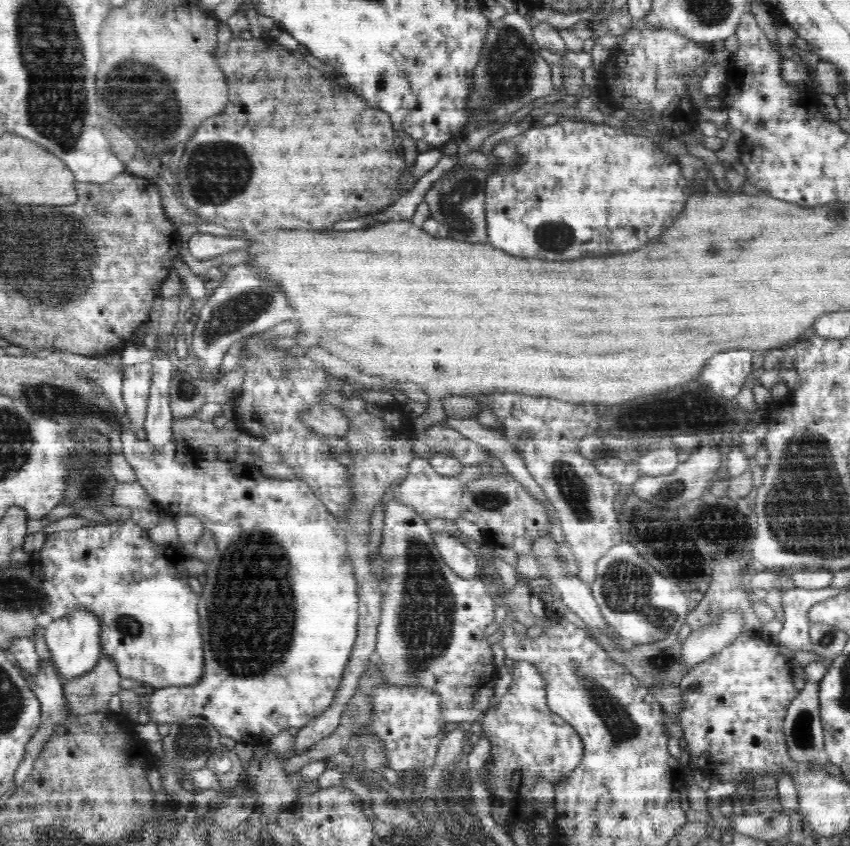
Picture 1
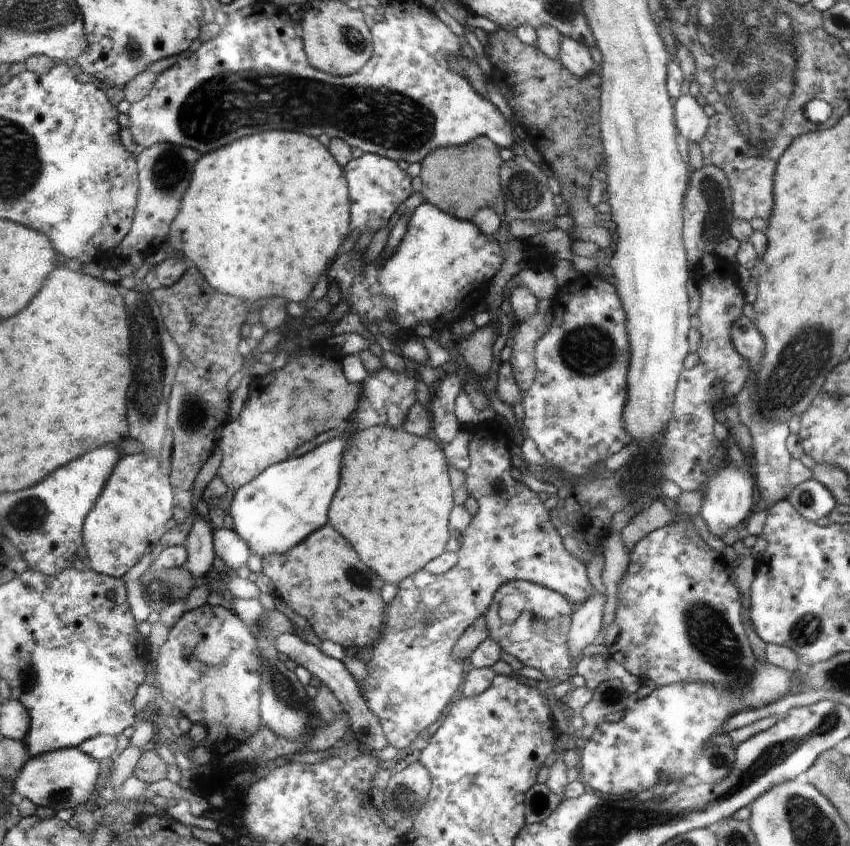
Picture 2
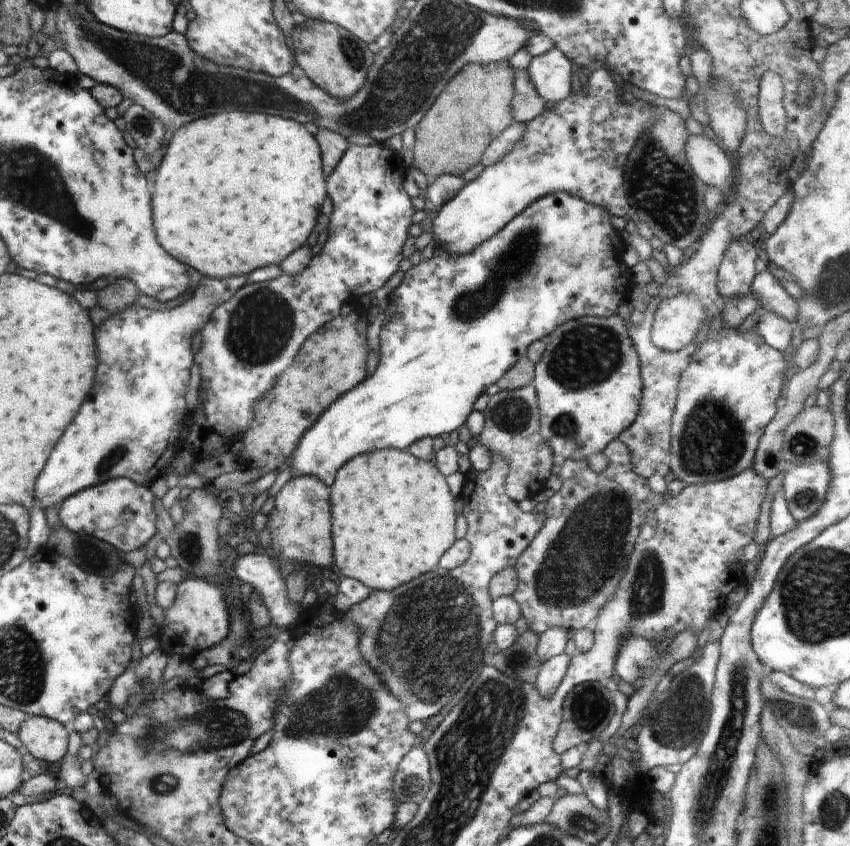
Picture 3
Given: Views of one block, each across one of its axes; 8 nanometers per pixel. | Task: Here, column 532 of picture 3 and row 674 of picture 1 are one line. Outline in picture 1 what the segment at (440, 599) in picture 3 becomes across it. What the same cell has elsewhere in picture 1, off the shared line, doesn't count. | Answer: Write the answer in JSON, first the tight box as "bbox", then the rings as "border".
{"bbox":[482,663,584,824],"border":[[[511,663],[514,667],[511,672],[512,681],[506,694],[501,698],[499,705],[483,714],[482,727],[484,735],[491,743],[491,761],[485,766],[483,782],[488,789],[491,800],[492,818],[507,820],[507,824],[514,822],[514,816],[528,811],[530,818],[536,817],[534,808],[527,808],[525,796],[533,787],[534,781],[542,777],[552,784],[564,780],[580,764],[584,754],[584,745],[576,730],[561,716],[552,712],[547,705],[544,679],[530,663]]]}

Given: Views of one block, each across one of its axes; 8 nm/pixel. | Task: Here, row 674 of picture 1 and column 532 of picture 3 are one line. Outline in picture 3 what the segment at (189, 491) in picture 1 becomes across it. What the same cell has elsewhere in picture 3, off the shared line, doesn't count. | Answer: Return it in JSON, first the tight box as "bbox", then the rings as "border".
{"bbox":[288,192,635,488],"border":[[[567,192],[546,194],[536,202],[532,202],[518,216],[512,218],[502,230],[498,230],[492,238],[485,240],[480,246],[476,246],[476,250],[472,250],[468,254],[450,254],[442,246],[436,246],[433,257],[428,261],[422,260],[420,264],[405,272],[400,285],[390,292],[385,309],[386,319],[381,326],[379,336],[380,361],[374,374],[370,378],[365,378],[364,382],[361,382],[360,386],[356,386],[354,390],[346,392],[342,398],[338,398],[332,406],[328,406],[320,418],[306,432],[302,433],[296,450],[288,462],[289,465],[292,465],[293,477],[312,475],[330,488],[340,466],[344,466],[344,462],[348,462],[356,454],[379,451],[380,448],[406,450],[417,440],[426,437],[435,439],[442,432],[450,434],[454,430],[458,430],[475,415],[473,406],[476,399],[486,392],[488,386],[492,386],[493,383],[497,384],[503,374],[510,370],[520,357],[524,356],[528,345],[542,338],[547,339],[548,335],[563,322],[578,320],[578,318],[585,316],[607,317],[618,313],[618,307],[624,301],[629,300],[635,285],[631,268],[622,259],[625,246],[619,232],[613,226],[612,216],[607,210],[604,210],[602,206],[584,202],[581,198],[576,198]]]}

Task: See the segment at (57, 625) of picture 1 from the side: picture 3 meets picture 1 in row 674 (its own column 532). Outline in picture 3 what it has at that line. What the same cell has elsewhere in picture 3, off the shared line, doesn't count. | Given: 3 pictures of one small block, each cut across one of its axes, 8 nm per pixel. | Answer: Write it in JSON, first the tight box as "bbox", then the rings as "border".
{"bbox":[526,47,576,105],"border":[[[555,47],[545,54],[534,56],[526,74],[544,102],[552,105],[571,94],[572,72],[576,66]]]}

